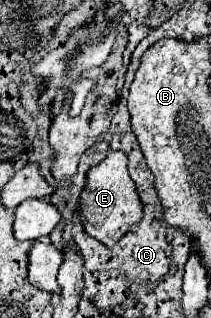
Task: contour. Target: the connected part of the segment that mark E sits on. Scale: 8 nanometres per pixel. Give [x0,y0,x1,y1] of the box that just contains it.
[79,150,143,248]

